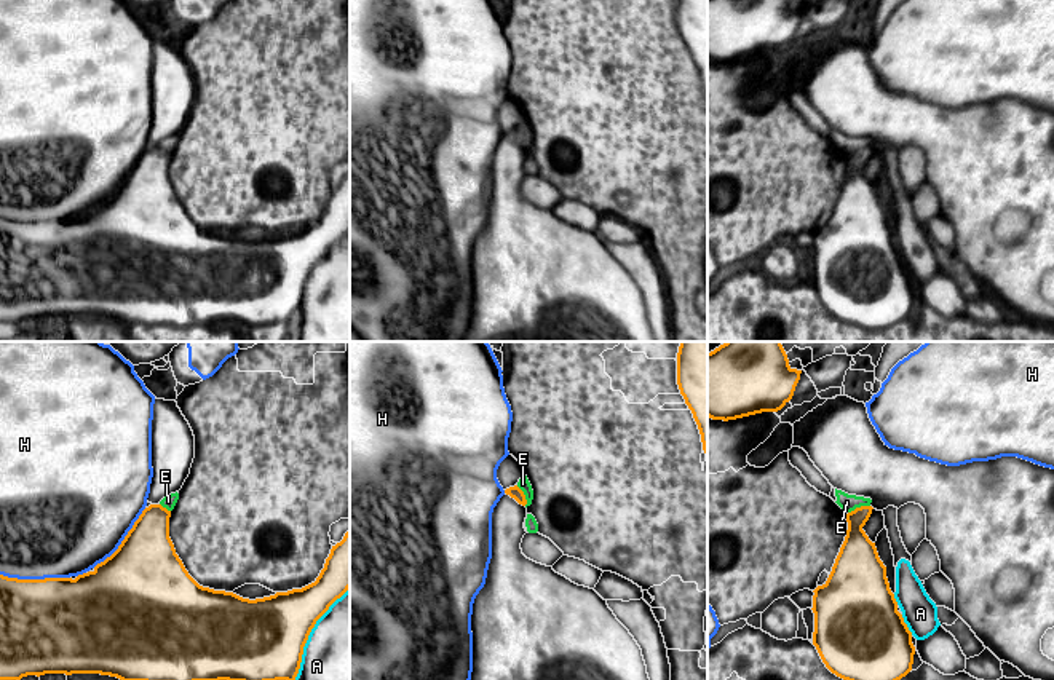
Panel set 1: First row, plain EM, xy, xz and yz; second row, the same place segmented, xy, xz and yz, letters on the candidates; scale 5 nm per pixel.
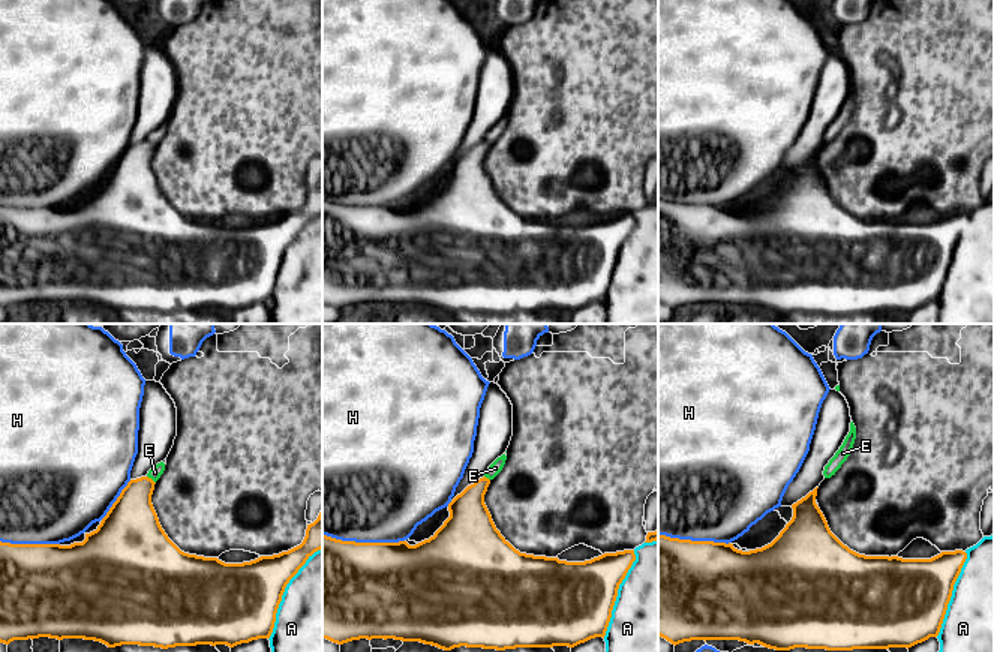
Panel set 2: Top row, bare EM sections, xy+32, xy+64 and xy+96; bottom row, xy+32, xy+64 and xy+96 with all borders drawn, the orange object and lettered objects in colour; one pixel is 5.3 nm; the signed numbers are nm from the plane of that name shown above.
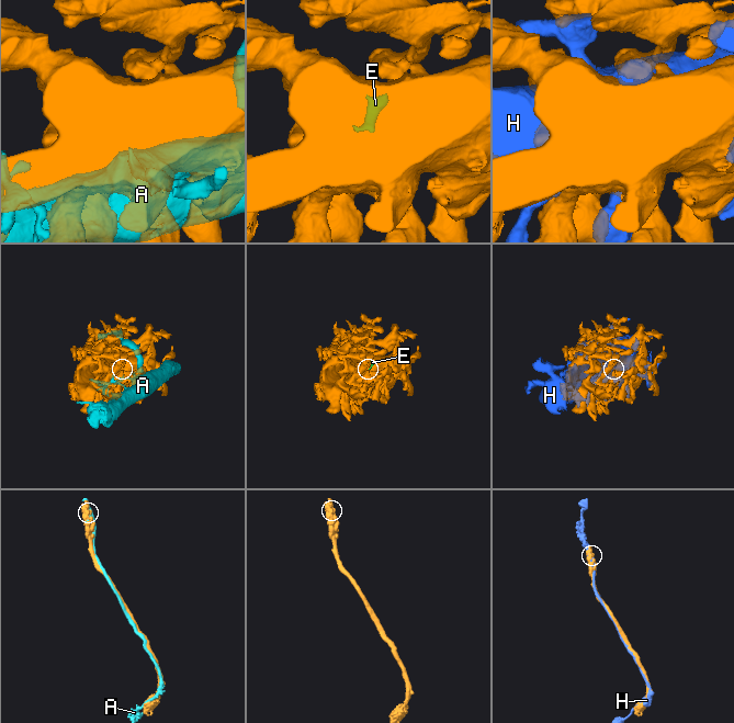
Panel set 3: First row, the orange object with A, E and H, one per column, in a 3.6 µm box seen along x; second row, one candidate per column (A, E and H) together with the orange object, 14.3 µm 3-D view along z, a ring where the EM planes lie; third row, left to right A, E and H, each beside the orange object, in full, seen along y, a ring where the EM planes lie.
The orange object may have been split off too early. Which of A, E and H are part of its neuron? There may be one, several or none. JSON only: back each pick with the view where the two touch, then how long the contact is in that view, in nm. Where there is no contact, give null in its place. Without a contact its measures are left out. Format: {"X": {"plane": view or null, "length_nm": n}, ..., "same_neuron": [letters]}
{"same_neuron": []}

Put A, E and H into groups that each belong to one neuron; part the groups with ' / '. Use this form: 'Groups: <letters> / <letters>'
Groups: A E / H

